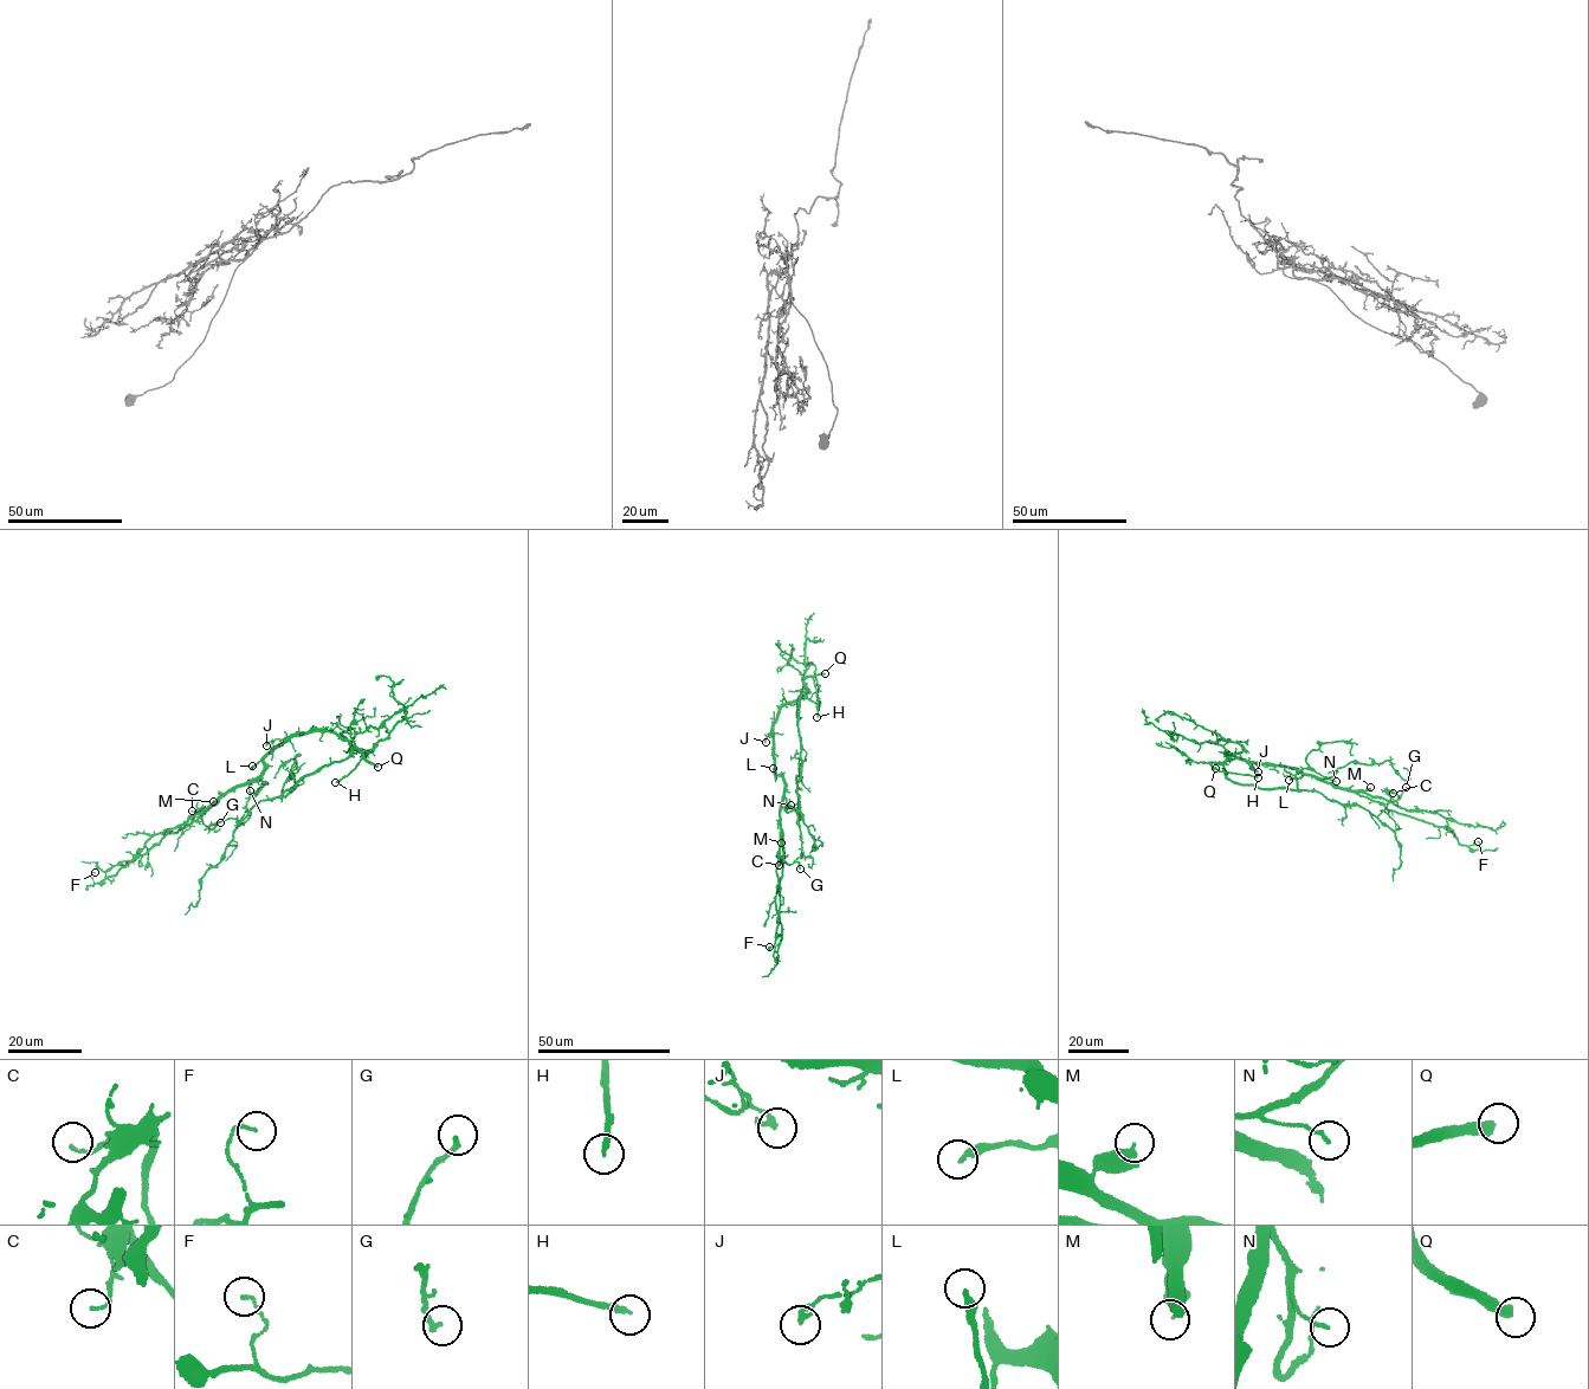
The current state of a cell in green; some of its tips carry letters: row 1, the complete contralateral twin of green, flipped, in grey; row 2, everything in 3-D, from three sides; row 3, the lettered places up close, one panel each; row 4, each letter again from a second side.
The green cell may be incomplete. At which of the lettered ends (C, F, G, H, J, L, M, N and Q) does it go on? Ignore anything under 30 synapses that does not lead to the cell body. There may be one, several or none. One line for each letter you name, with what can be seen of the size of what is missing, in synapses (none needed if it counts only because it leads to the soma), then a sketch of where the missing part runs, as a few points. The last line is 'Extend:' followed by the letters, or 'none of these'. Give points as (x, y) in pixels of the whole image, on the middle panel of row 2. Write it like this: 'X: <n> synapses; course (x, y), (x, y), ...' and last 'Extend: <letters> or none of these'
H: course (816, 717), (818, 732), (834, 755), (852, 842), (848, 854), (826, 879), (825, 891), (816, 897)
Q: 70 synapses; course (825, 673), (832, 667), (839, 633), (834, 607), (851, 590), (866, 587), (861, 533)
Extend: H, Q

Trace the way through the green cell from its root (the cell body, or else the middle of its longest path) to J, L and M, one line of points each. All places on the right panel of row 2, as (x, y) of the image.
J: (1237, 757), (1258, 771)
L: (1237, 757), (1300, 770), (1302, 776), (1289, 780)
M: (1237, 757), (1296, 769), (1354, 790), (1364, 792), (1370, 787)

